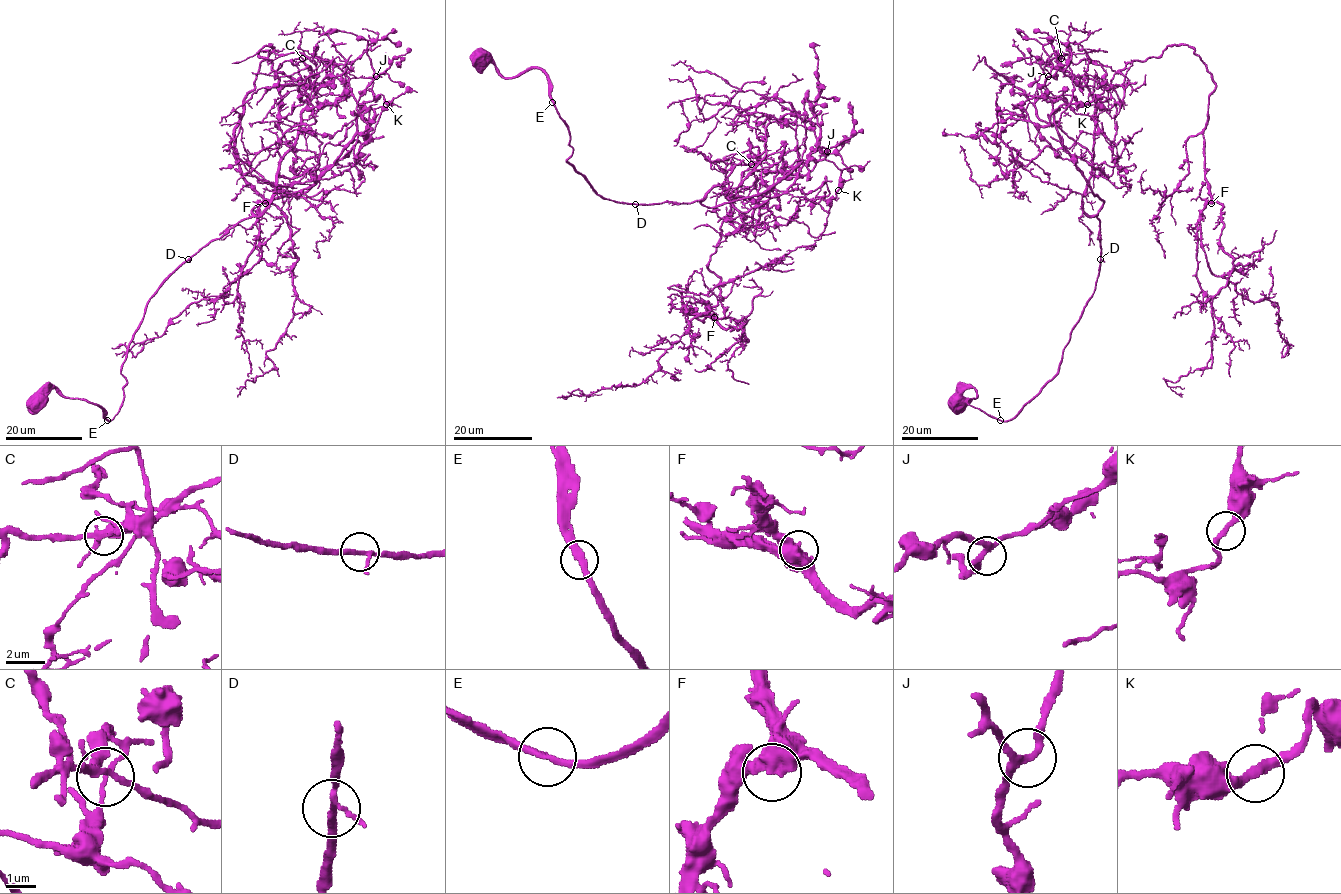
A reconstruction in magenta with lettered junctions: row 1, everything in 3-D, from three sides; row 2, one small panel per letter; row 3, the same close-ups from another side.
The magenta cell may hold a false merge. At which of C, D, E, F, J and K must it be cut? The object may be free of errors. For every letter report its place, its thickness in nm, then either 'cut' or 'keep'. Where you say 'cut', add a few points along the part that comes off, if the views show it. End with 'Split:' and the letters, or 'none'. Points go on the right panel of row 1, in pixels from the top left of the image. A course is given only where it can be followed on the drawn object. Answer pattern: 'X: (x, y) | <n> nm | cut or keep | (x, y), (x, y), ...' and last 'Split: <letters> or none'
C: (1061, 58) | 130 nm | cut | (1061, 58), (1109, 89), (1188, 45), (1215, 85), (1204, 176), (1233, 263), (1212, 362), (1165, 380), (1182, 397)
D: (1100, 259) | 200 nm | keep
E: (1000, 420) | 280 nm | keep
F: (1211, 203) | 600 nm | keep
J: (1048, 76) | 240 nm | keep
K: (1087, 104) | 280 nm | keep
Split: C

